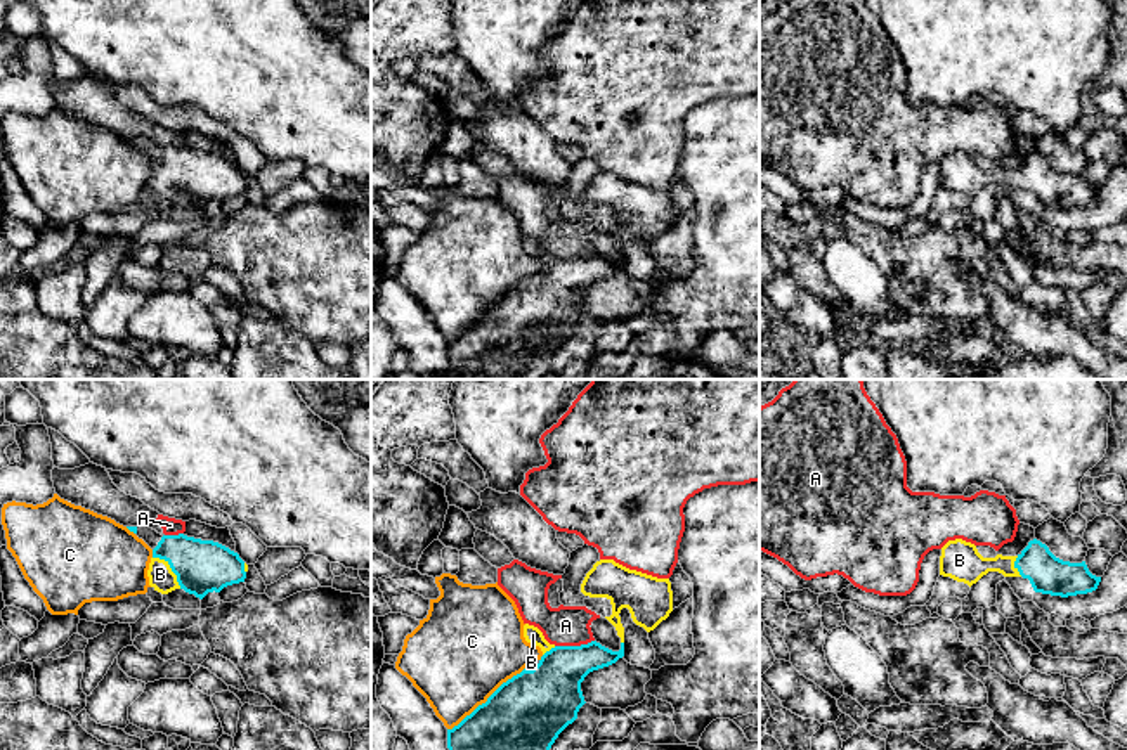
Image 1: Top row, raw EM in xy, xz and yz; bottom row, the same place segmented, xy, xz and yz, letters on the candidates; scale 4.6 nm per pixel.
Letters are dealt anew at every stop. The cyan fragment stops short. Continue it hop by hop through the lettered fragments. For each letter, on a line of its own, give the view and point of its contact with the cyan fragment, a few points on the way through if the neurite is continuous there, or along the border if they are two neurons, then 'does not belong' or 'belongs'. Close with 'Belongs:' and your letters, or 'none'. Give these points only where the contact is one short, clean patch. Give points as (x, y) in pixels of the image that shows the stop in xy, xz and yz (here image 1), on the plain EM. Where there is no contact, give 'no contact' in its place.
A: meets cyan in xz at (574, 258); border along xz (593, 252), (583, 257), (555, 258); does not belong
B: meets cyan in xy at (170, 179); belongs
C: meets cyan in xz at (488, 312); does not belong
Belongs: B

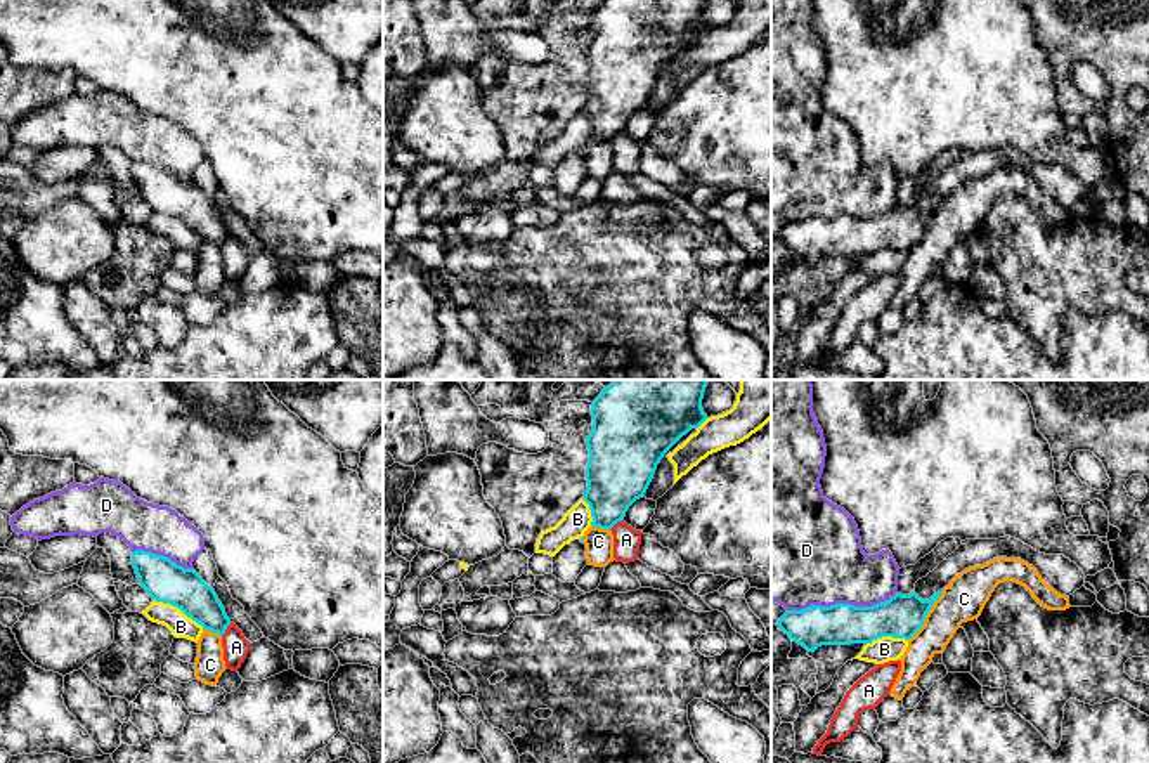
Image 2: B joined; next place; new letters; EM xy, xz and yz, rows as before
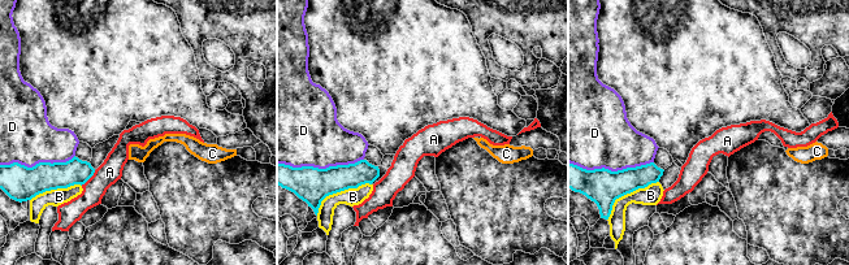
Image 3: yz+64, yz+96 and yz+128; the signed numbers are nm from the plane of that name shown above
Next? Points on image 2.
A: meets cyan in xz at (616, 134); border along xz (623, 130), (609, 141); does not belong
B: meets cyan in xy at (179, 219); does not belong
C: meets cyan in yz at (926, 226); border along yz (943, 202), (928, 224), (924, 236), (908, 252); does not belong
D: meets cyan in yz at (841, 215); does not belong
Belongs: none

